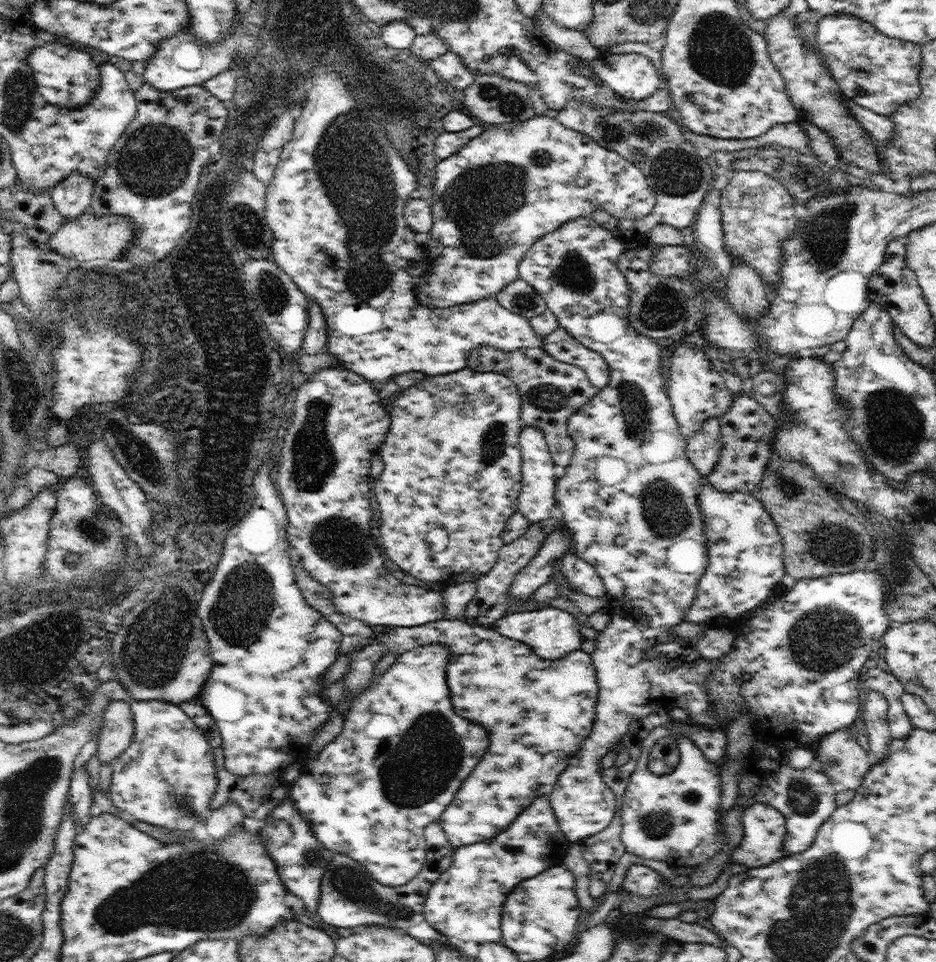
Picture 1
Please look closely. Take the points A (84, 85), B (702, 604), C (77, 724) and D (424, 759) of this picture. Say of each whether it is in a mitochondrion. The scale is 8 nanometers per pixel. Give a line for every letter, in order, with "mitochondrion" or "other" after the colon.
A: other
B: other
C: other
D: mitochondrion

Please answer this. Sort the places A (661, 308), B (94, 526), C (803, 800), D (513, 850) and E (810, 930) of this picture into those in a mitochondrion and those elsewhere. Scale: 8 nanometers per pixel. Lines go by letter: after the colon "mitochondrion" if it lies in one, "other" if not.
A: mitochondrion
B: mitochondrion
C: mitochondrion
D: other
E: mitochondrion

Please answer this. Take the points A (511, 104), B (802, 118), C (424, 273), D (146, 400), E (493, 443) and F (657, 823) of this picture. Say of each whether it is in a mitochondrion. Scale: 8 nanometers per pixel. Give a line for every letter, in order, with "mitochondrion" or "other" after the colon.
A: mitochondrion
B: other
C: other
D: other
E: mitochondrion
F: mitochondrion

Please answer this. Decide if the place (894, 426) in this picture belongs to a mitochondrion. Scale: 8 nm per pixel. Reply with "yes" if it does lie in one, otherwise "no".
yes

